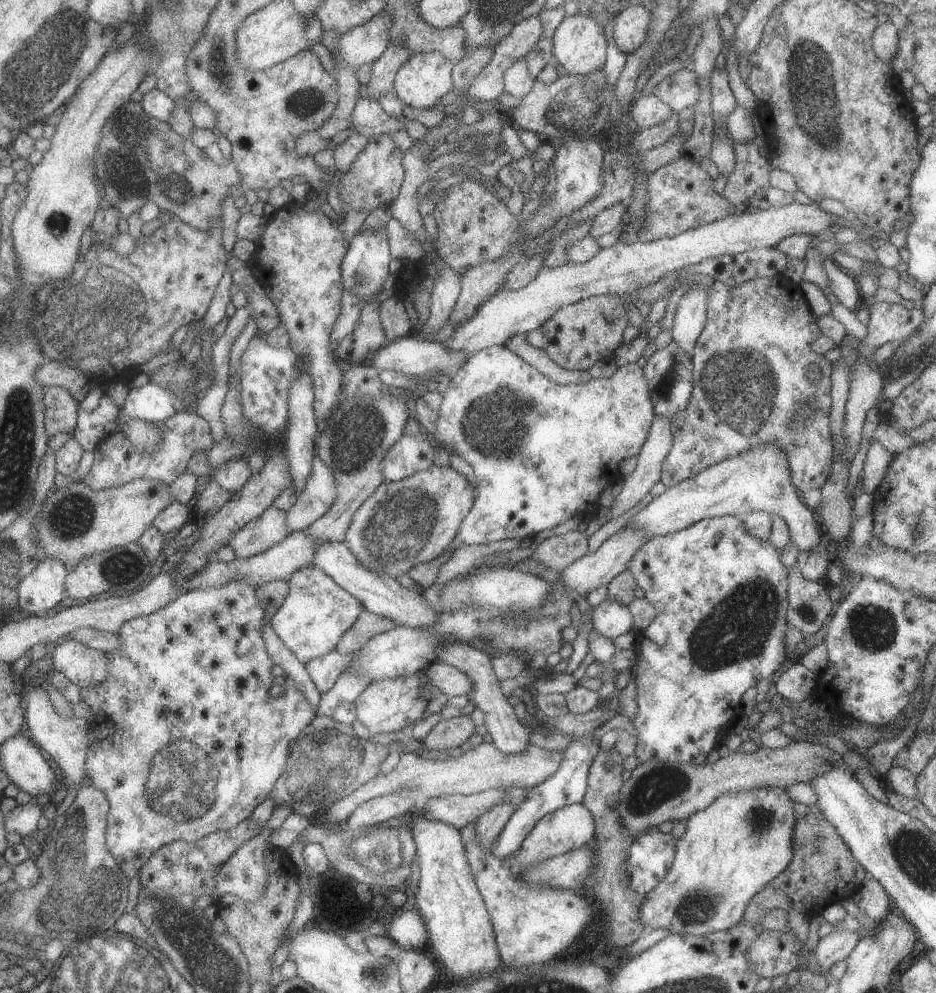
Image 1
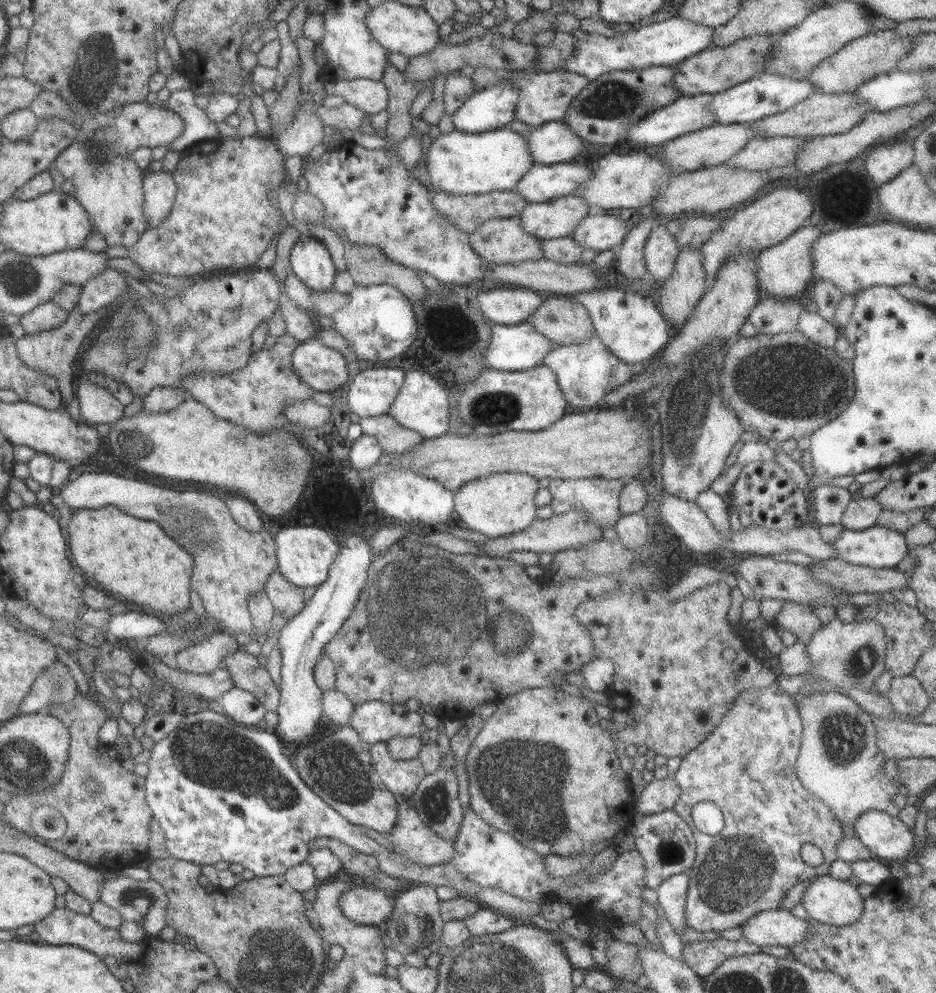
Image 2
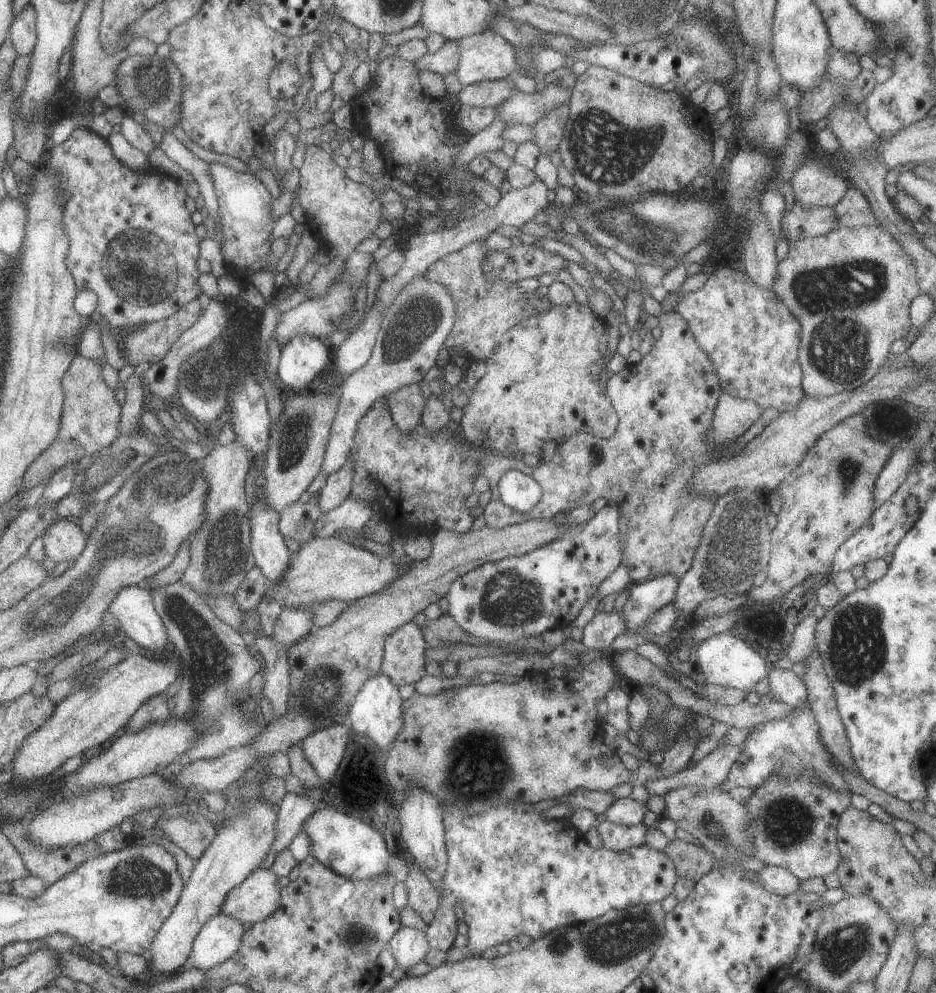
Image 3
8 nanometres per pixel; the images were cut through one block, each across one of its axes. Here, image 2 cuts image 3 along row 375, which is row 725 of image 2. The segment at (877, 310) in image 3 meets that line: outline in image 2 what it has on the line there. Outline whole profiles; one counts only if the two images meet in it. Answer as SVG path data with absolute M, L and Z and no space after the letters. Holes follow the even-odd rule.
M839 691L811 692L797 703L803 736L797 758L797 778L815 794L835 818L852 825L867 810L881 810L897 816L899 809L891 798L902 791L899 784L887 779L881 769L886 756L875 744L875 726L870 715L851 697Z

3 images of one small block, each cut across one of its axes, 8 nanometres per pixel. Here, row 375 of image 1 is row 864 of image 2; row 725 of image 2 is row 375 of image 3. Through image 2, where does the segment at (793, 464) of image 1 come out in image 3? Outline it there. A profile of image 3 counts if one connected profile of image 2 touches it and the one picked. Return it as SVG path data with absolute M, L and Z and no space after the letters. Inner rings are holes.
M723 266L699 290L684 294L673 311L685 320L695 343L705 352L722 391L750 399L763 411L773 407L778 413L802 400L797 361L800 327L772 291L755 285L743 272Z

